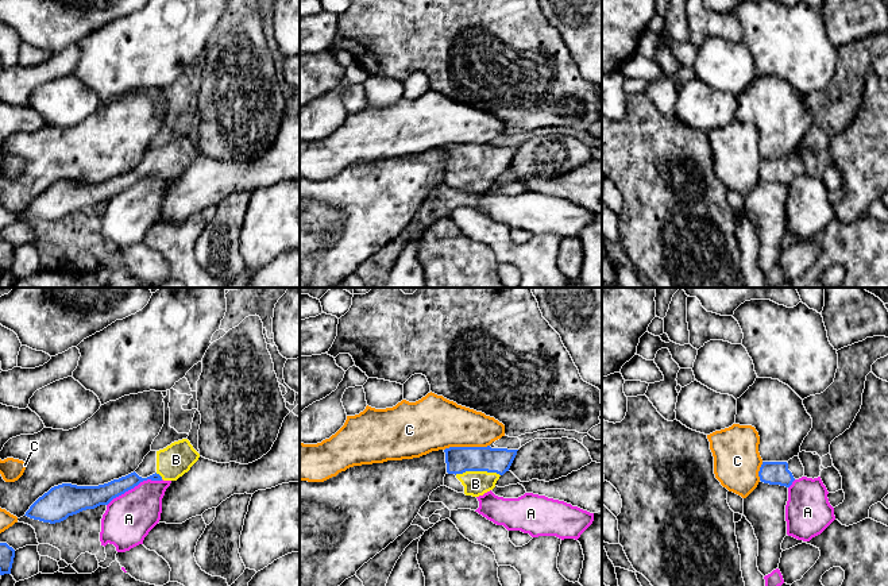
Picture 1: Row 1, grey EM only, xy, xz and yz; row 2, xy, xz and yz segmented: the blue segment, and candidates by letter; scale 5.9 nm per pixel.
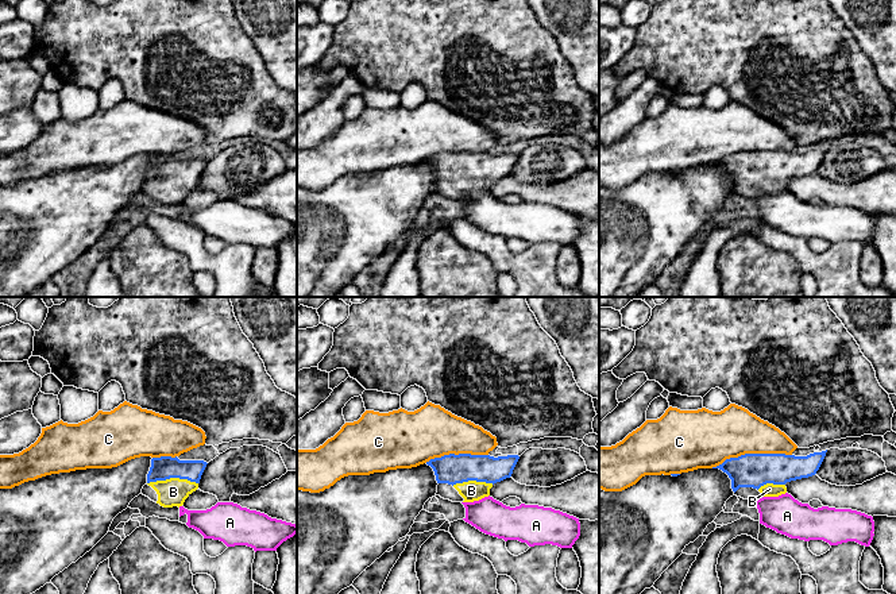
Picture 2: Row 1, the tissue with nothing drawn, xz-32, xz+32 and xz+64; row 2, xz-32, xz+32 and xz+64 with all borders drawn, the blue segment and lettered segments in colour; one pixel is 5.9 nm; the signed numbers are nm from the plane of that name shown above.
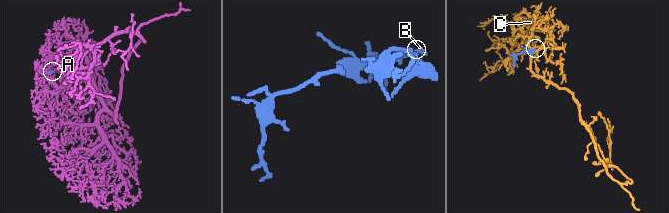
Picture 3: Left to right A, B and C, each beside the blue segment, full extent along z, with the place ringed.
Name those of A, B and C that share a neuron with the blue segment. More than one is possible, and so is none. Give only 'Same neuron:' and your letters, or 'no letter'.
Same neuron: B

